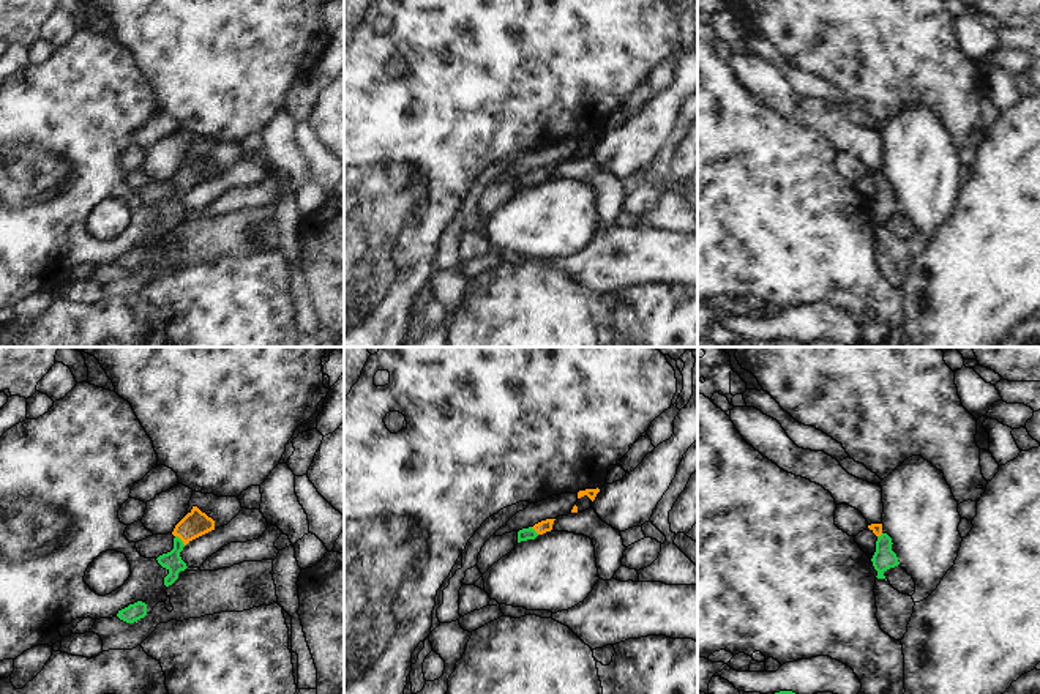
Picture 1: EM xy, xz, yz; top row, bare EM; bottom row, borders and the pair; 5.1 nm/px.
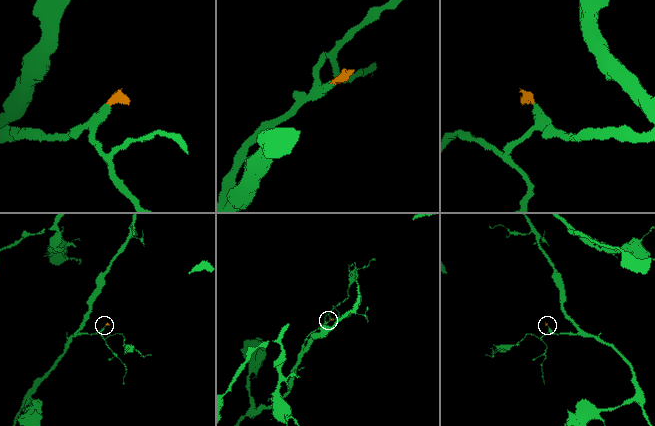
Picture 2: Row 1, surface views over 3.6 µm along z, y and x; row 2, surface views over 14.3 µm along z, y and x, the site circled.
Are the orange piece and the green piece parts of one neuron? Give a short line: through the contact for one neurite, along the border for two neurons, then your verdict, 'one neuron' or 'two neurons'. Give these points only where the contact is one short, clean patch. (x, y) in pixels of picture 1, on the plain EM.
line xy (194, 171), (180, 185), (171, 207); one neuron

